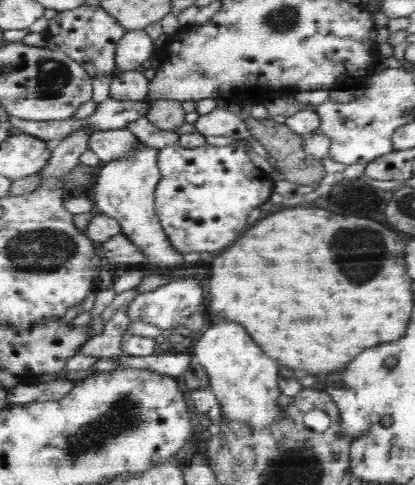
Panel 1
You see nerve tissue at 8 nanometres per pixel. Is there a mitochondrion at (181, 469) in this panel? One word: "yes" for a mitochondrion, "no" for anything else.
no

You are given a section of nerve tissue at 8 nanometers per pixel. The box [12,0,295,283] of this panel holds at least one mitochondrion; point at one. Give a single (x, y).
(52, 78)

